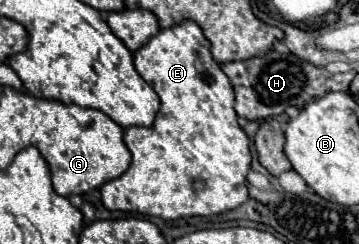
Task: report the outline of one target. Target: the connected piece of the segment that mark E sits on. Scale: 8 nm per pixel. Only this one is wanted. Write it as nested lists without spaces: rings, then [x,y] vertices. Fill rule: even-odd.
[[[193,21],[161,29],[147,45],[135,53],[135,69],[147,83],[155,83],[155,93],[161,99],[161,109],[153,127],[125,129],[125,143],[133,155],[131,167],[119,177],[101,187],[103,205],[109,211],[137,211],[161,219],[209,217],[231,211],[249,199],[247,173],[251,169],[249,137],[237,123],[233,109],[235,95],[221,65],[211,57],[211,45],[201,27]]]

